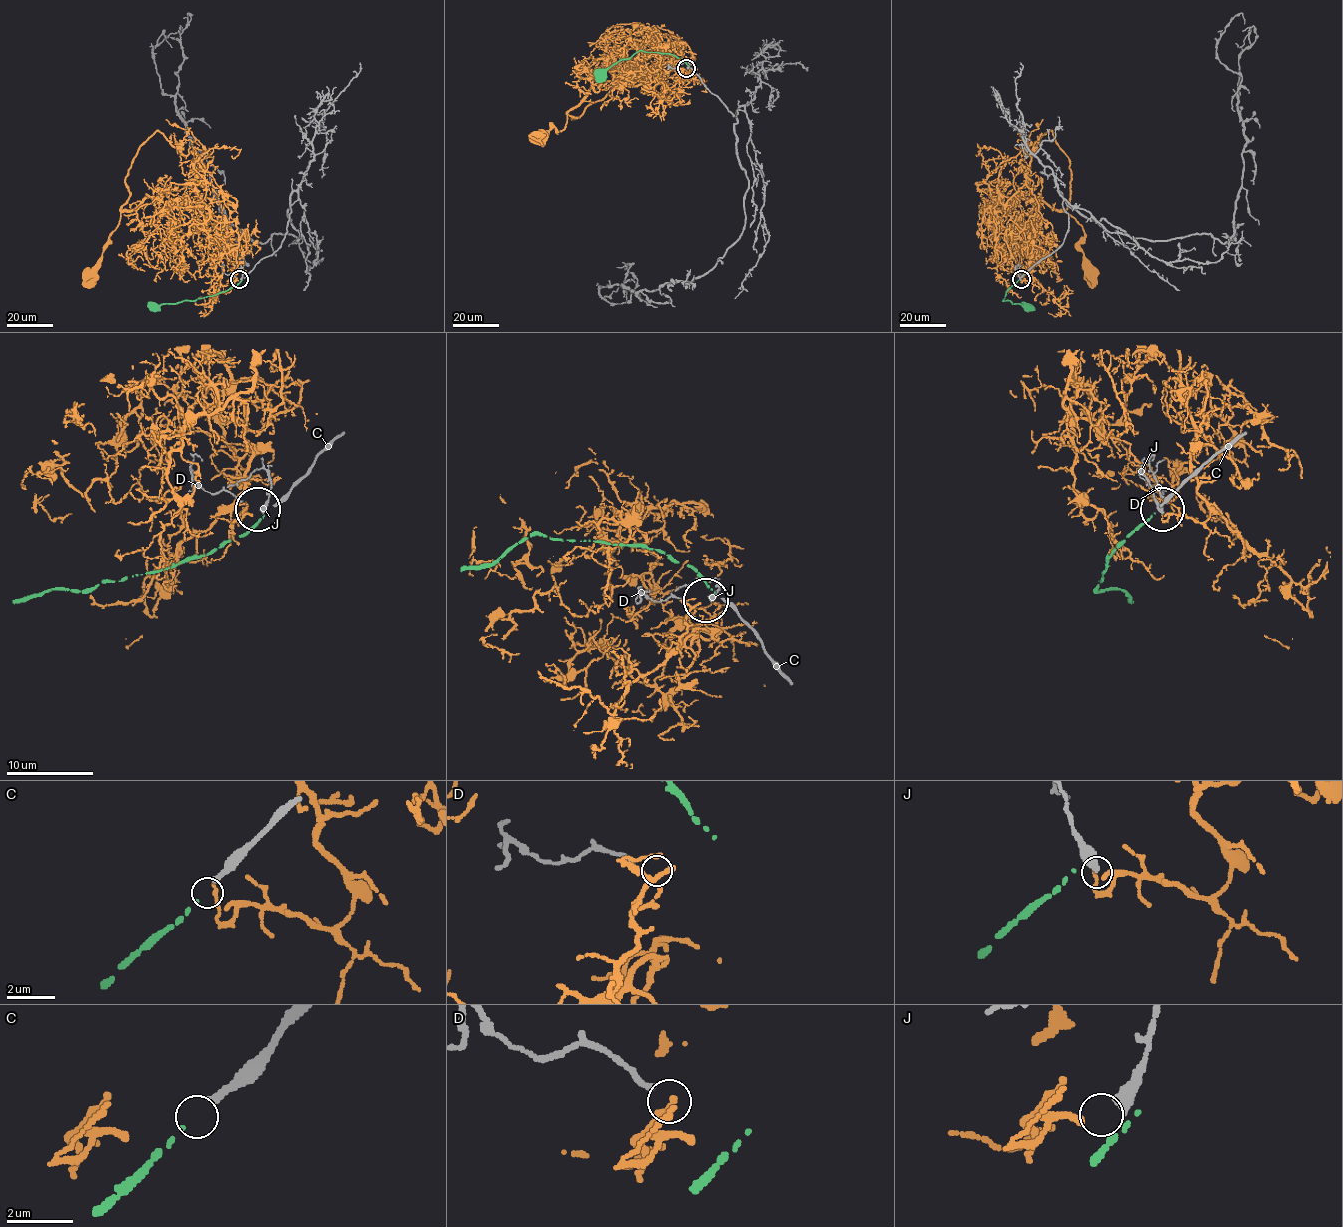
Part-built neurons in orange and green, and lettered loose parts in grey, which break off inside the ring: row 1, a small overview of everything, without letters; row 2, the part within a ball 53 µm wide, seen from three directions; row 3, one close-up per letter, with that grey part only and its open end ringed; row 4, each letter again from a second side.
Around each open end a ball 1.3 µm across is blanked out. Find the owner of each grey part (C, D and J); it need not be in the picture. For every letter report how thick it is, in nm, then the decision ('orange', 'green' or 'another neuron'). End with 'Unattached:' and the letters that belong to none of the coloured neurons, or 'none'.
C: 190 nm thick; green
D: 150 nm thick; another neuron
J: 440 nm thick; orange
Unattached: D

